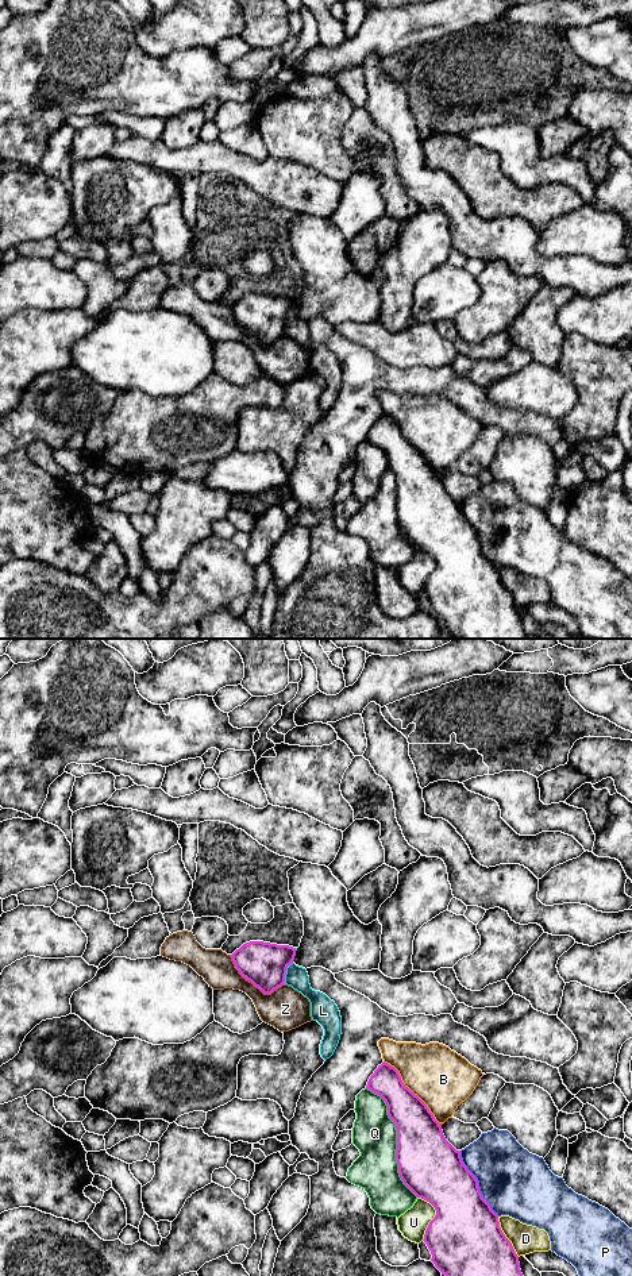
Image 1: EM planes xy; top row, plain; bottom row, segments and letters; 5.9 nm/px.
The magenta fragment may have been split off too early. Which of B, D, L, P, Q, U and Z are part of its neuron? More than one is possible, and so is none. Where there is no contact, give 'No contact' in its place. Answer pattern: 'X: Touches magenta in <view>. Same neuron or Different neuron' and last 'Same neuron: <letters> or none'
B: Touches magenta in xy. Different neuron
D: Touches magenta in xy. Different neuron
L: Touches magenta in xy. Different neuron
P: Touches magenta in xy. Different neuron
Q: Touches magenta in xy. Different neuron
U: Touches magenta in xy. Different neuron
Z: Touches magenta in xy. Same neuron
Same neuron: Z

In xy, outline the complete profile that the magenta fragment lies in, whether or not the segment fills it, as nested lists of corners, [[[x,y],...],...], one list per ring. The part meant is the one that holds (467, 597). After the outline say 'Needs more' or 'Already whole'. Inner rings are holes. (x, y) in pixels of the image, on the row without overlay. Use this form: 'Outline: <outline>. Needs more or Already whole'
Outline: [[[385,413],[370,428],[366,440],[385,452],[388,467],[396,475],[396,512],[401,532],[436,562],[423,591],[435,618],[454,639],[527,639],[519,608],[502,585],[498,567],[482,550],[477,529],[463,516],[460,502],[446,491],[427,456],[404,437],[398,423]]]. Already whole

